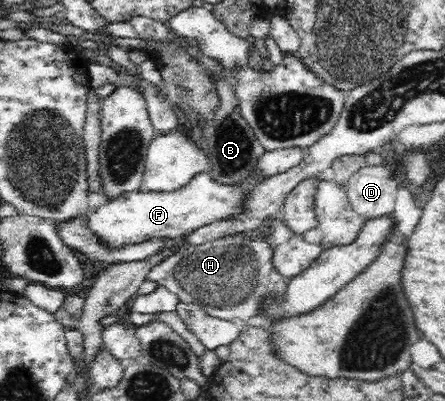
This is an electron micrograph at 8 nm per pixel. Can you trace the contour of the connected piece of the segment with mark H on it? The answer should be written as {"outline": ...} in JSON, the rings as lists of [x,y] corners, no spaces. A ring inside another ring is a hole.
{"outline":[[[262,231],[240,233],[202,245],[186,246],[177,255],[156,264],[145,279],[167,287],[181,304],[195,304],[204,313],[246,325],[254,315],[266,313],[268,303],[286,297],[287,282],[272,267],[273,250]]]}

